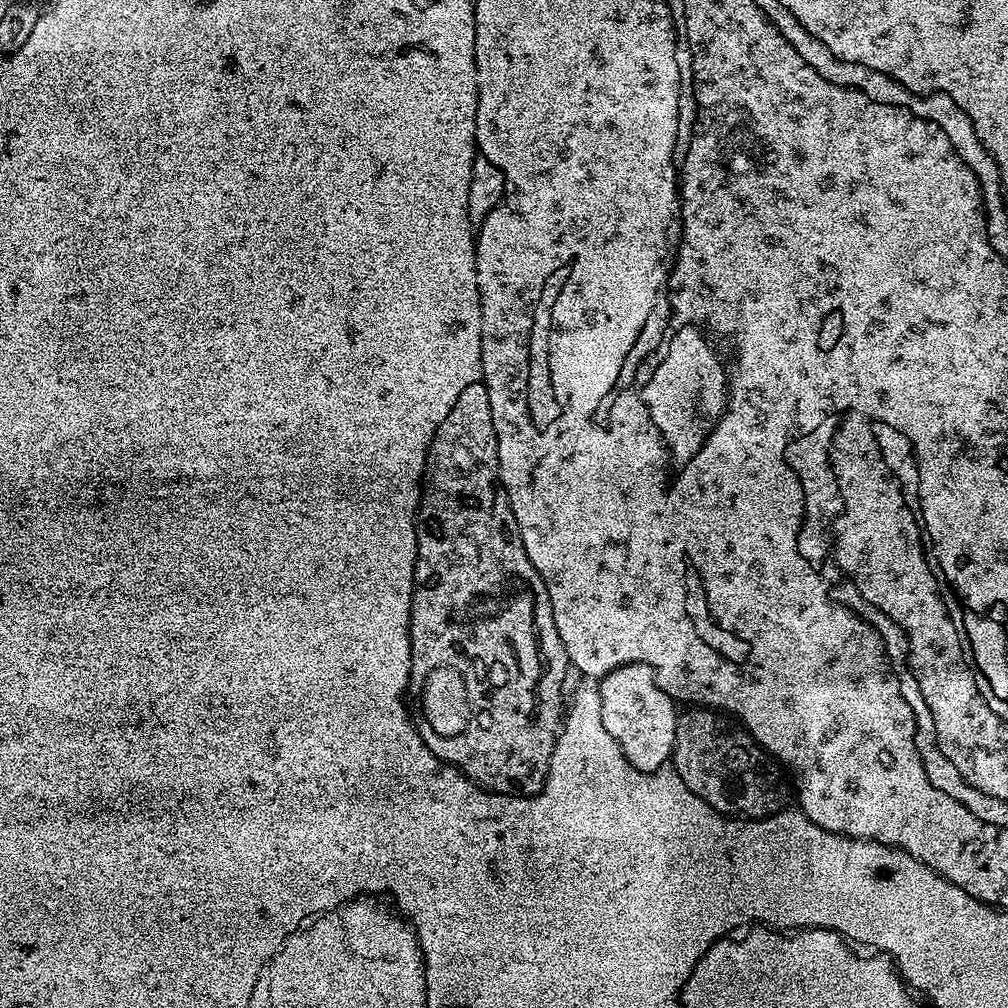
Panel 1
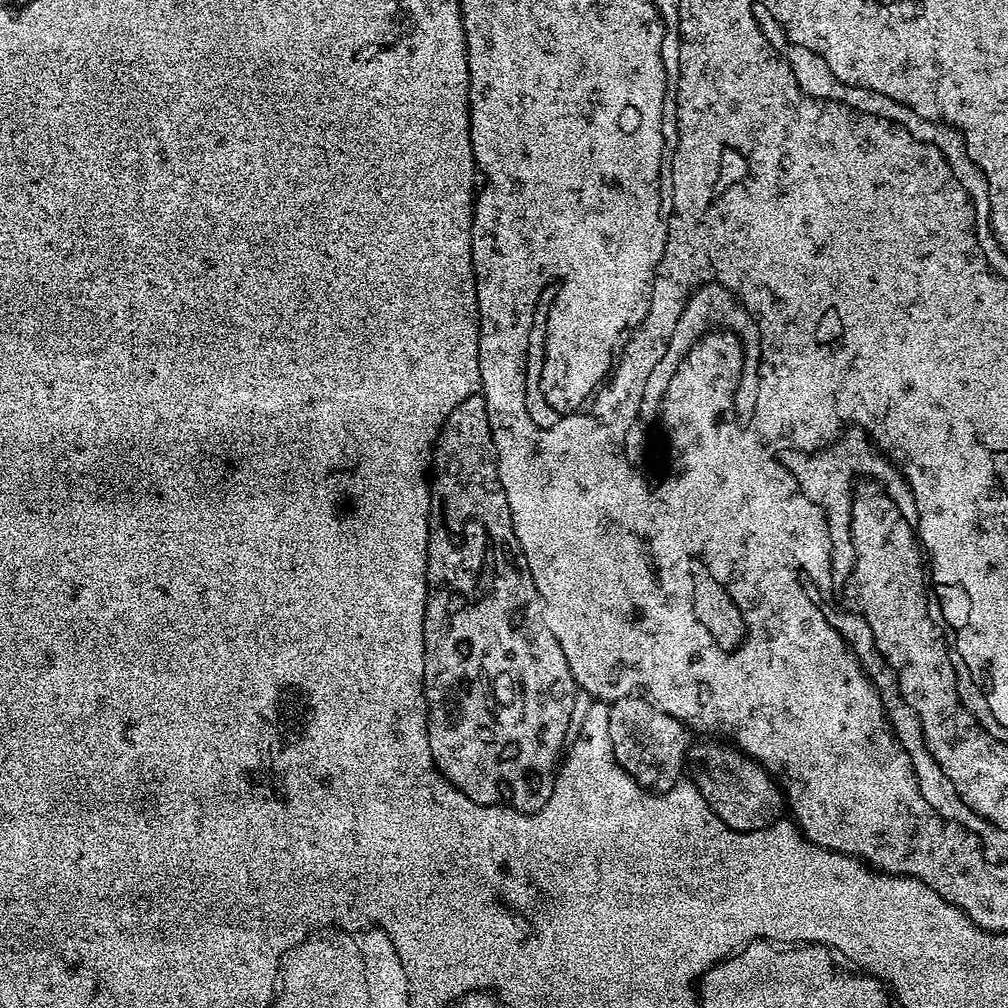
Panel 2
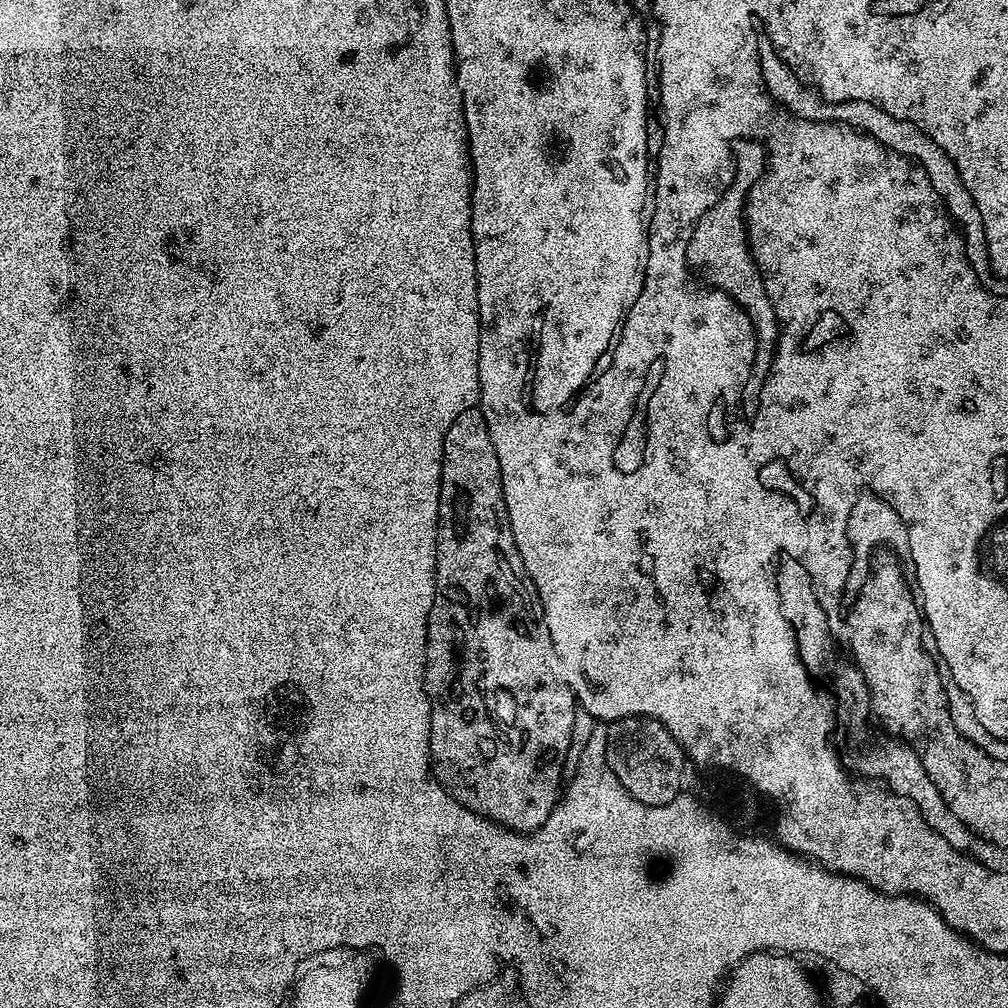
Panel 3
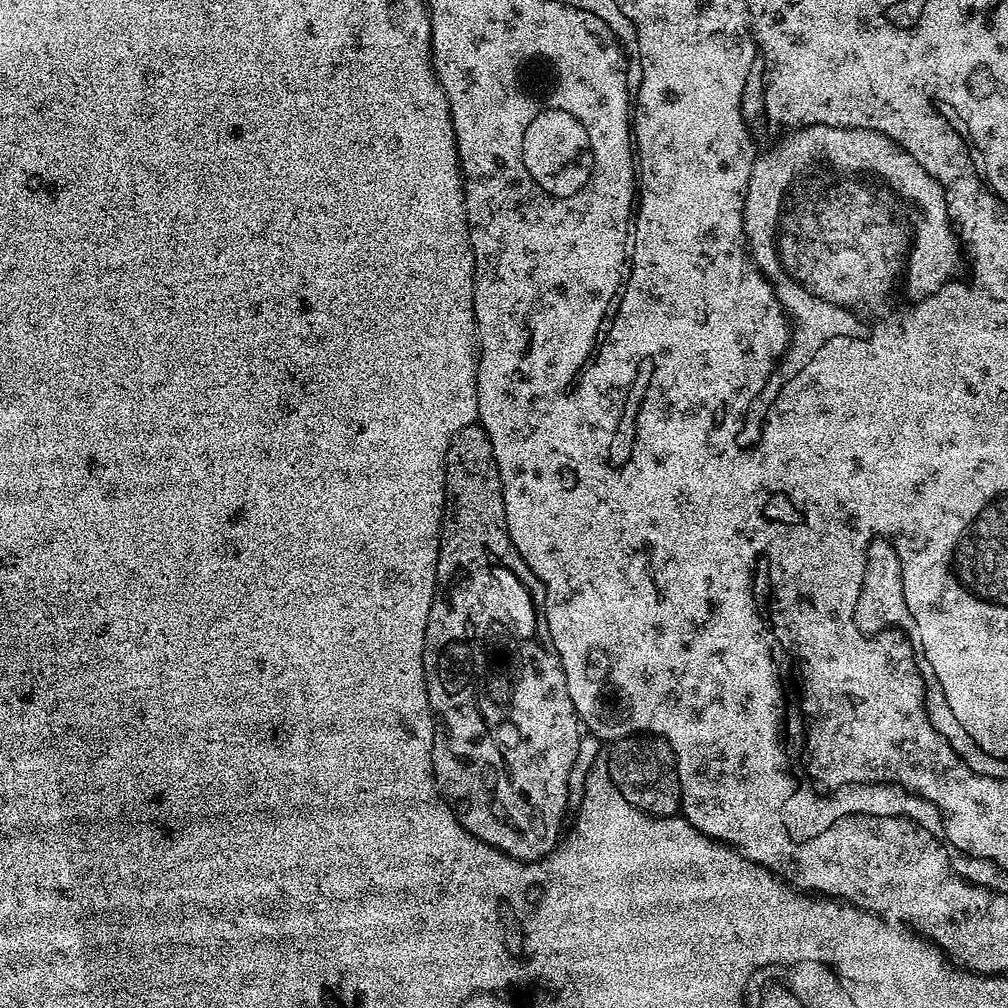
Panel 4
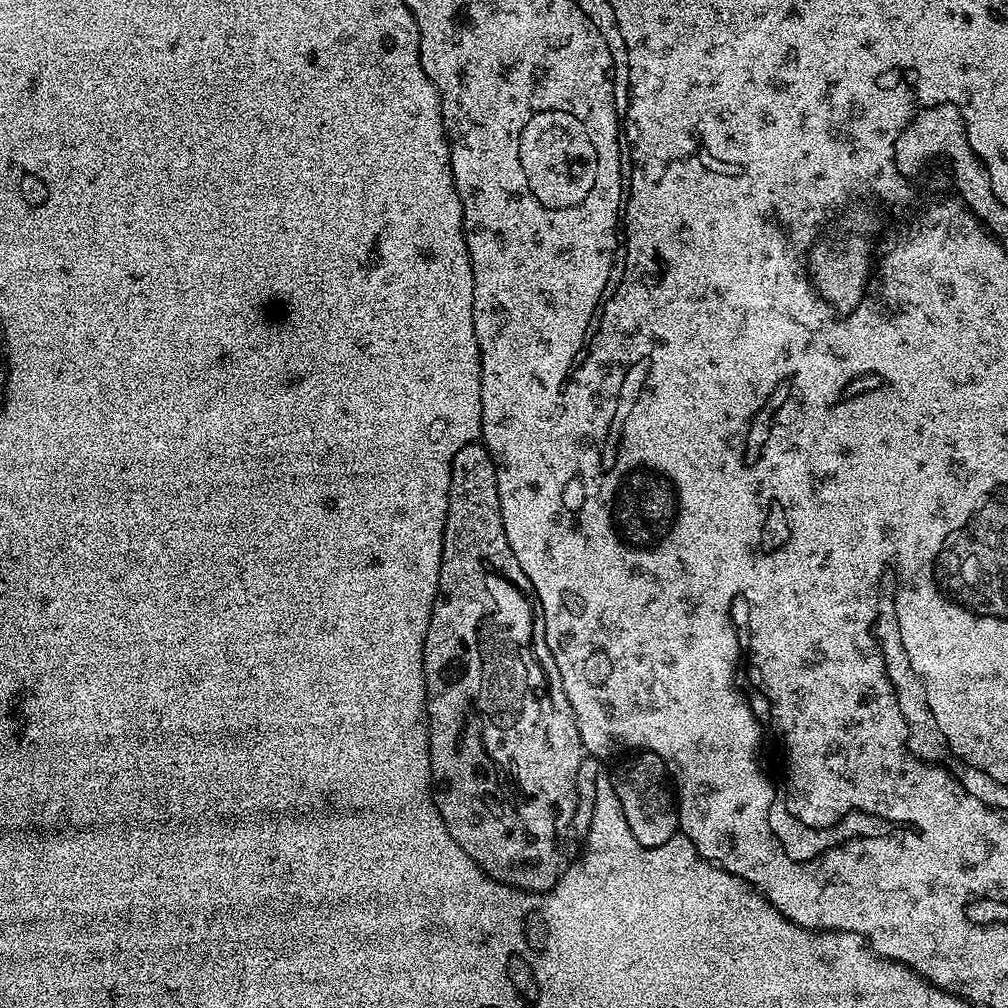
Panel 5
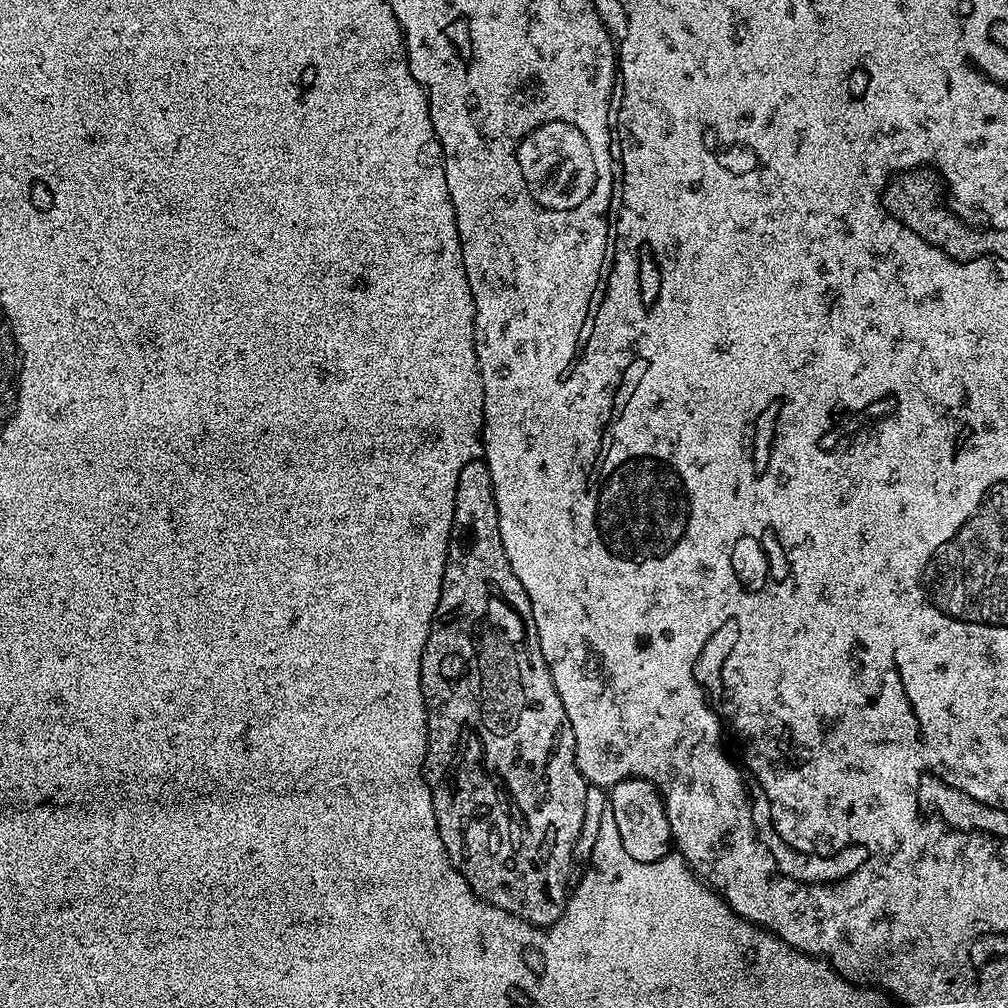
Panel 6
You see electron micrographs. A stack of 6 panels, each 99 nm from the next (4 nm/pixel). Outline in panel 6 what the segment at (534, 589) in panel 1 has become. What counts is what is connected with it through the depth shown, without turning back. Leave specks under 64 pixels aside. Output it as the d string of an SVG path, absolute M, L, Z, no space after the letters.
M480 458L462 466L462 474L458 474L458 490L454 498L454 522L448 535L448 557L442 578L442 594L432 619L432 629L426 638L426 646L422 650L420 685L424 695L424 709L428 715L428 749L424 763L424 778L428 781L428 789L434 802L434 818L438 834L446 846L448 860L459 870L462 878L466 878L474 894L487 904L505 908L507 912L519 916L521 920L526 920L530 924L537 926L556 924L564 912L564 905L567 904L570 895L568 875L572 872L572 843L579 838L580 831L584 828L590 785L576 765L574 730L570 726L570 718L566 718L562 698L558 698L558 690L546 666L546 658L542 658L542 646L538 642L538 626L534 626L534 610L530 610L530 598L526 598L522 582L514 578L514 570L510 570L510 562L506 562L506 550L502 550L502 534L498 530L498 506L494 502L490 470Z

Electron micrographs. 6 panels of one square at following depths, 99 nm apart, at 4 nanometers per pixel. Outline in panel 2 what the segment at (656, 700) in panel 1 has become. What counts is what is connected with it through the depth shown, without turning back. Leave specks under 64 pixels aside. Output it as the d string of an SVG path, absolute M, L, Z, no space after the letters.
M633 694L621 700L611 701L608 713L610 714L610 742L614 746L614 758L638 782L649 792L665 792L670 790L681 779L680 771L685 771L686 757L690 752L689 733L684 725L679 724L670 714L666 714L657 704L640 694Z

